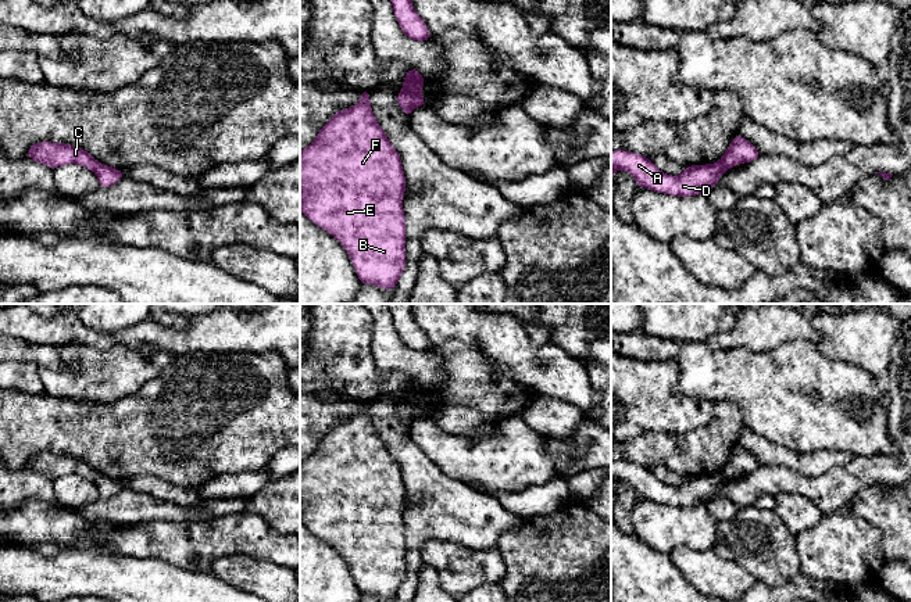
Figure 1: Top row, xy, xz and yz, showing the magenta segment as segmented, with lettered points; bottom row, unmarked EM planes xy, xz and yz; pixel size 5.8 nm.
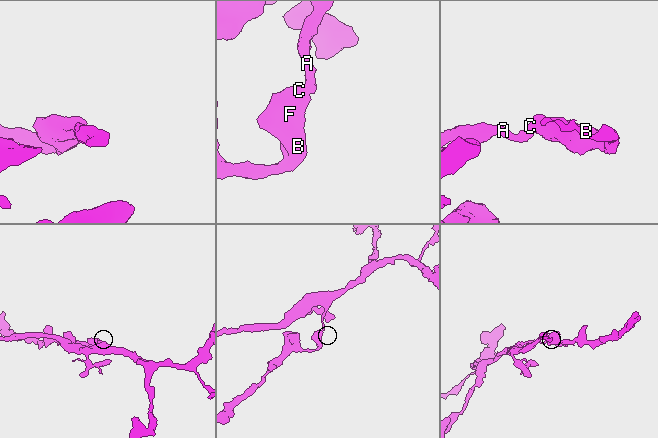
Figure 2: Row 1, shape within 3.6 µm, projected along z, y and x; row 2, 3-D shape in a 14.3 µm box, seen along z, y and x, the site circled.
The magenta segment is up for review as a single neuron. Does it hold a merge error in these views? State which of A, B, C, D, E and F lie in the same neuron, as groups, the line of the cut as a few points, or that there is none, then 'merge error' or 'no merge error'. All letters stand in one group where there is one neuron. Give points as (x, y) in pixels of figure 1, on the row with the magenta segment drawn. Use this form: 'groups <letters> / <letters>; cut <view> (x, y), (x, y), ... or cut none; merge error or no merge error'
groups A D / B C E F; cut xz (402, 90), (414, 107); merge error

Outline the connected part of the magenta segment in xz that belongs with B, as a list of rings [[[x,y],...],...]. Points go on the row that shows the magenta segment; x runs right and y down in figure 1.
[[[360,90],[360,96],[361,100],[356,105],[336,112],[318,132],[315,140],[300,153],[300,211],[340,241],[361,284],[396,290],[407,259],[403,209],[406,175],[397,150],[372,112],[369,90]]]

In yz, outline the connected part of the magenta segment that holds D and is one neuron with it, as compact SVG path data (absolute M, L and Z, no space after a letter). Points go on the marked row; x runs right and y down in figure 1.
M625 150L611 151L611 180L617 169L629 172L637 187L678 197L707 194L725 172L718 165L704 164L685 166L679 176L671 176L661 172L650 158Z

